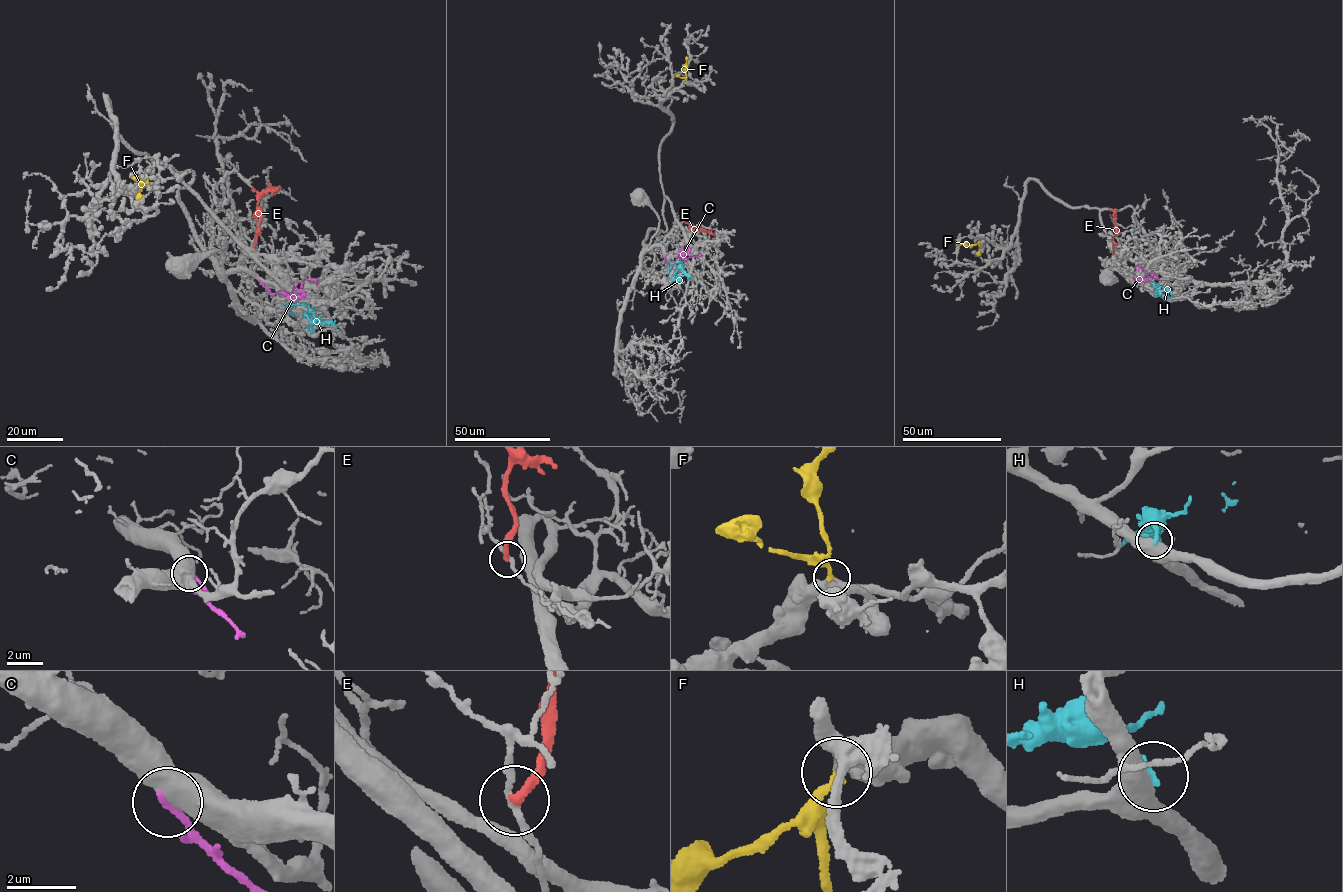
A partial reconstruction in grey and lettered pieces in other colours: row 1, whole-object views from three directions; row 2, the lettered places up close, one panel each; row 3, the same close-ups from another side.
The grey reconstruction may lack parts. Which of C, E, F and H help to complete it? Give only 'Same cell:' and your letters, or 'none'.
Same cell: F

